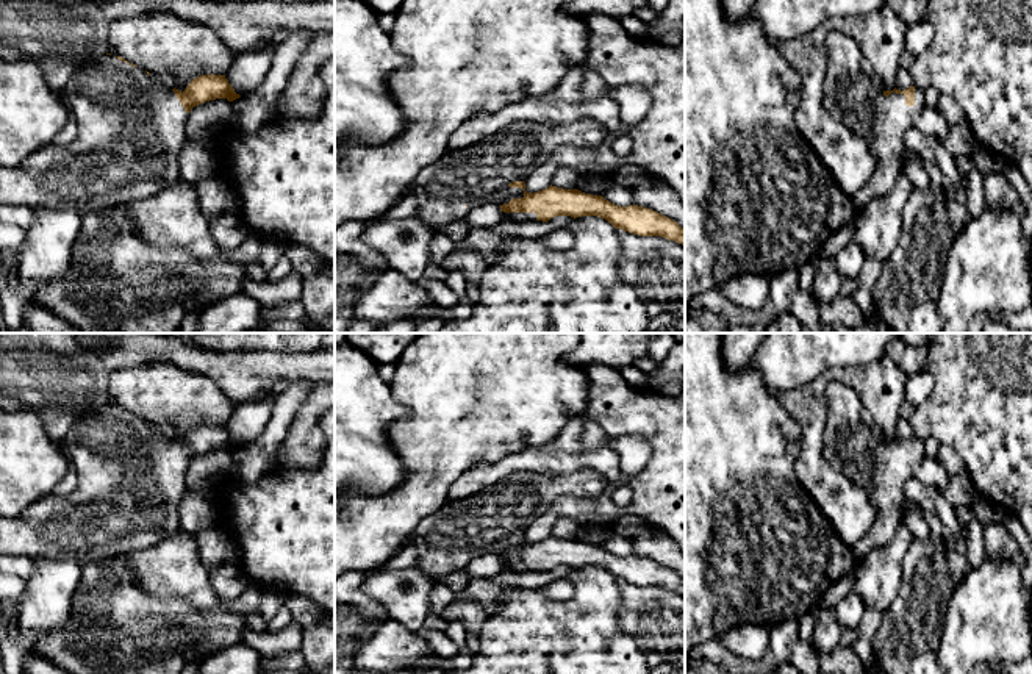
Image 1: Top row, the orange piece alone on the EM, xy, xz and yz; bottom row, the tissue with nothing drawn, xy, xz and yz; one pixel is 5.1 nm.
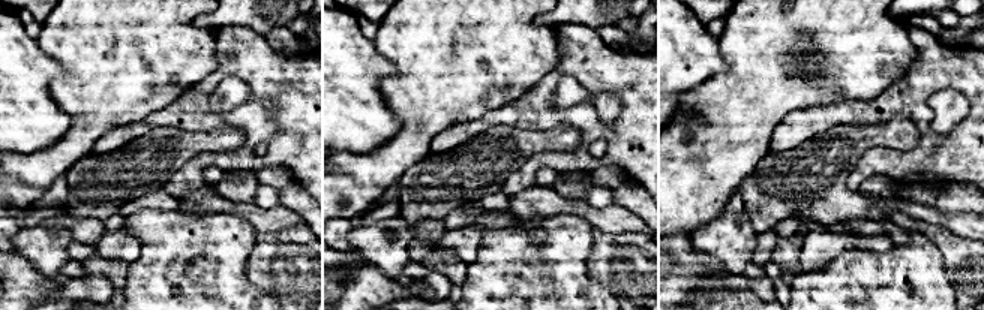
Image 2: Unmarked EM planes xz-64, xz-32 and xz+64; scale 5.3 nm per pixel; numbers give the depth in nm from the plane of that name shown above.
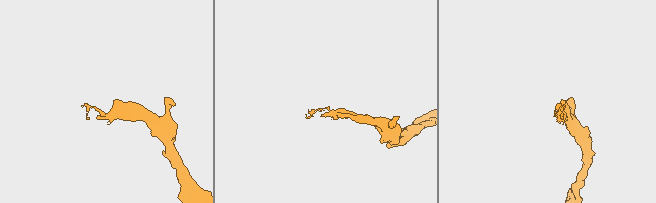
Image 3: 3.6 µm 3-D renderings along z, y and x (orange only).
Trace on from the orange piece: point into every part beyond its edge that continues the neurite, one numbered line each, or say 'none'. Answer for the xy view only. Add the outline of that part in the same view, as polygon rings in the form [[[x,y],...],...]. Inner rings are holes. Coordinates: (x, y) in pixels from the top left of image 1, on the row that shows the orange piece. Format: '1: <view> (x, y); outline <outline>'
1: xy (132, 130); outline [[[105,55],[77,69],[66,83],[64,95],[77,119],[77,138],[67,147],[53,144],[41,147],[14,167],[0,166],[0,206],[52,206],[86,216],[103,208],[152,197],[183,180],[180,152],[188,142],[188,113],[175,92],[158,84],[144,69],[133,67],[114,55]]]

